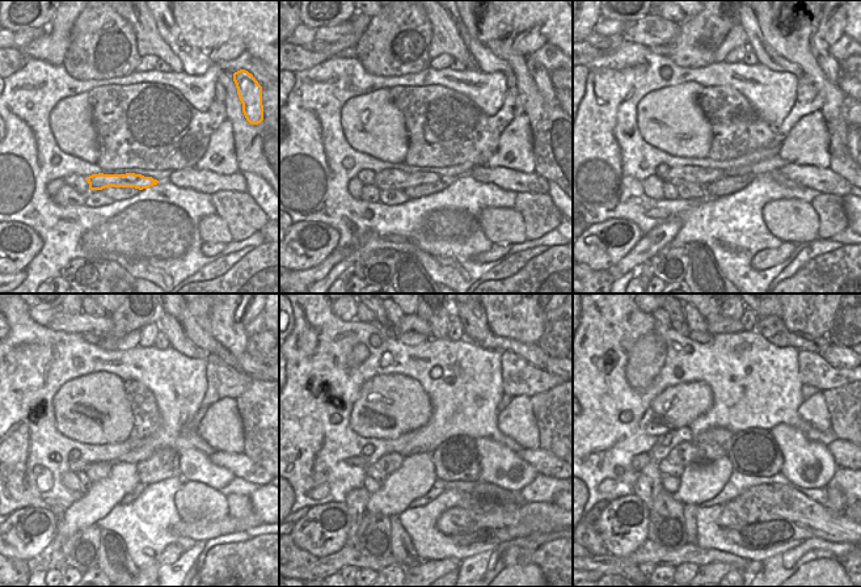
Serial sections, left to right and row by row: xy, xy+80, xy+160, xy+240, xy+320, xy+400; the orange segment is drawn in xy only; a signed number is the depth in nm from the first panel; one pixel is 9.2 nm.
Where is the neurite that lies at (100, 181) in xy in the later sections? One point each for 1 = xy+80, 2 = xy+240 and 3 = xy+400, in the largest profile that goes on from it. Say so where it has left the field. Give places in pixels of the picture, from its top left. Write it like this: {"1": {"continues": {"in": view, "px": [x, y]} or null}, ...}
{"1": {"continues": {"in": "xy+80", "px": [388, 178]}}, "2": {"continues": {"in": "xy+240", "px": [79, 465]}}, "3": {"continues": {"in": "xy+400", "px": [640, 461]}}}

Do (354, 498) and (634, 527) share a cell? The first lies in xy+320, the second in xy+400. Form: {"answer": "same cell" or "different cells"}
{"answer": "different cells"}

